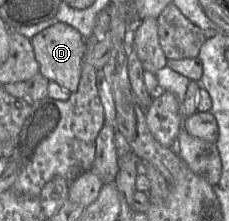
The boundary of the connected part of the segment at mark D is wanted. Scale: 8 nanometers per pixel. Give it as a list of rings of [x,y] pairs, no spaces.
[[[58,22],[41,31],[31,39],[40,73],[50,82],[56,82],[71,93],[78,90],[86,40],[81,33],[69,24]]]

